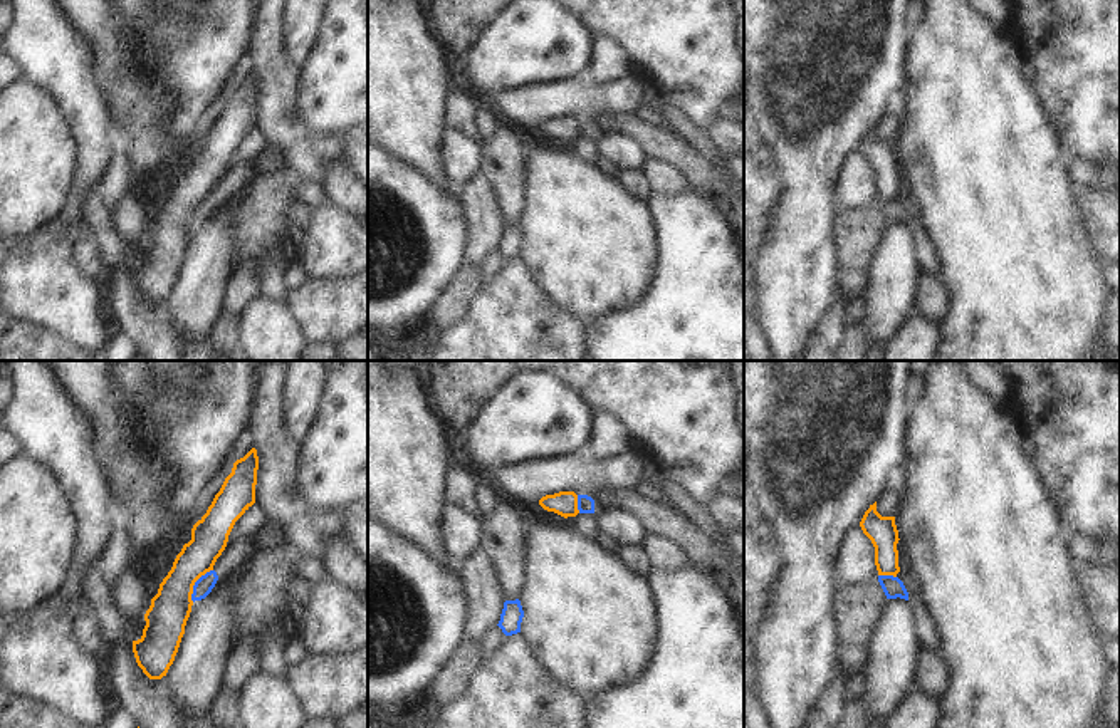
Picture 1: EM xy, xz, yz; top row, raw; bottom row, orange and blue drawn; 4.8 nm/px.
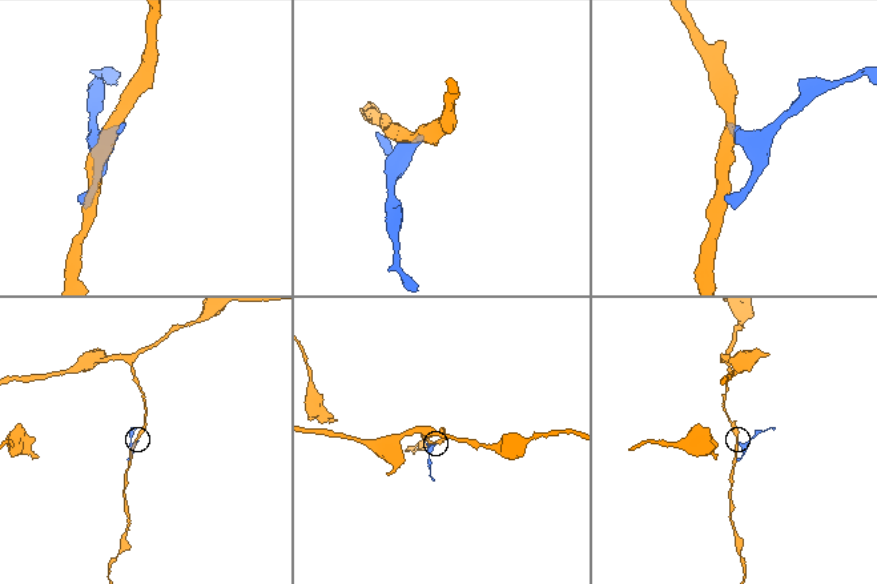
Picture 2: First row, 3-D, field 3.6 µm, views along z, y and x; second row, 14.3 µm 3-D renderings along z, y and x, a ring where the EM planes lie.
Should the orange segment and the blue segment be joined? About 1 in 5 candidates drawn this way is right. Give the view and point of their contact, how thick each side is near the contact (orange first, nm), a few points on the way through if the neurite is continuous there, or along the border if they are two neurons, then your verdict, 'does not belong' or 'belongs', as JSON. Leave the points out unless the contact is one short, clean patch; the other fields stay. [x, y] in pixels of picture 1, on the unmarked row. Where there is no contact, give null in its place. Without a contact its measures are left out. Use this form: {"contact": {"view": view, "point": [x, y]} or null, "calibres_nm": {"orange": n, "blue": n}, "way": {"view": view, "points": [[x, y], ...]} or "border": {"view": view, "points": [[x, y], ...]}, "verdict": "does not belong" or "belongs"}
{"contact": {"view": "xy", "point": [193, 208]}, "calibres_nm": {"orange": 190, "blue": 90}, "border": {"view": "xy", "points": [[212, 193], [195, 207], [192, 225]]}, "verdict": "does not belong"}

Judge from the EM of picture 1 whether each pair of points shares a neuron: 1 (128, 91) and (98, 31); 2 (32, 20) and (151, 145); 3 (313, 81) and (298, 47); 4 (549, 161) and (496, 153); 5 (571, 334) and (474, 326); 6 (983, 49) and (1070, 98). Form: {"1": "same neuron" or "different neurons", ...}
{"1": "same neuron", "2": "different neurons", "3": "different neurons", "4": "different neurons", "5": "same neuron", "6": "different neurons"}

